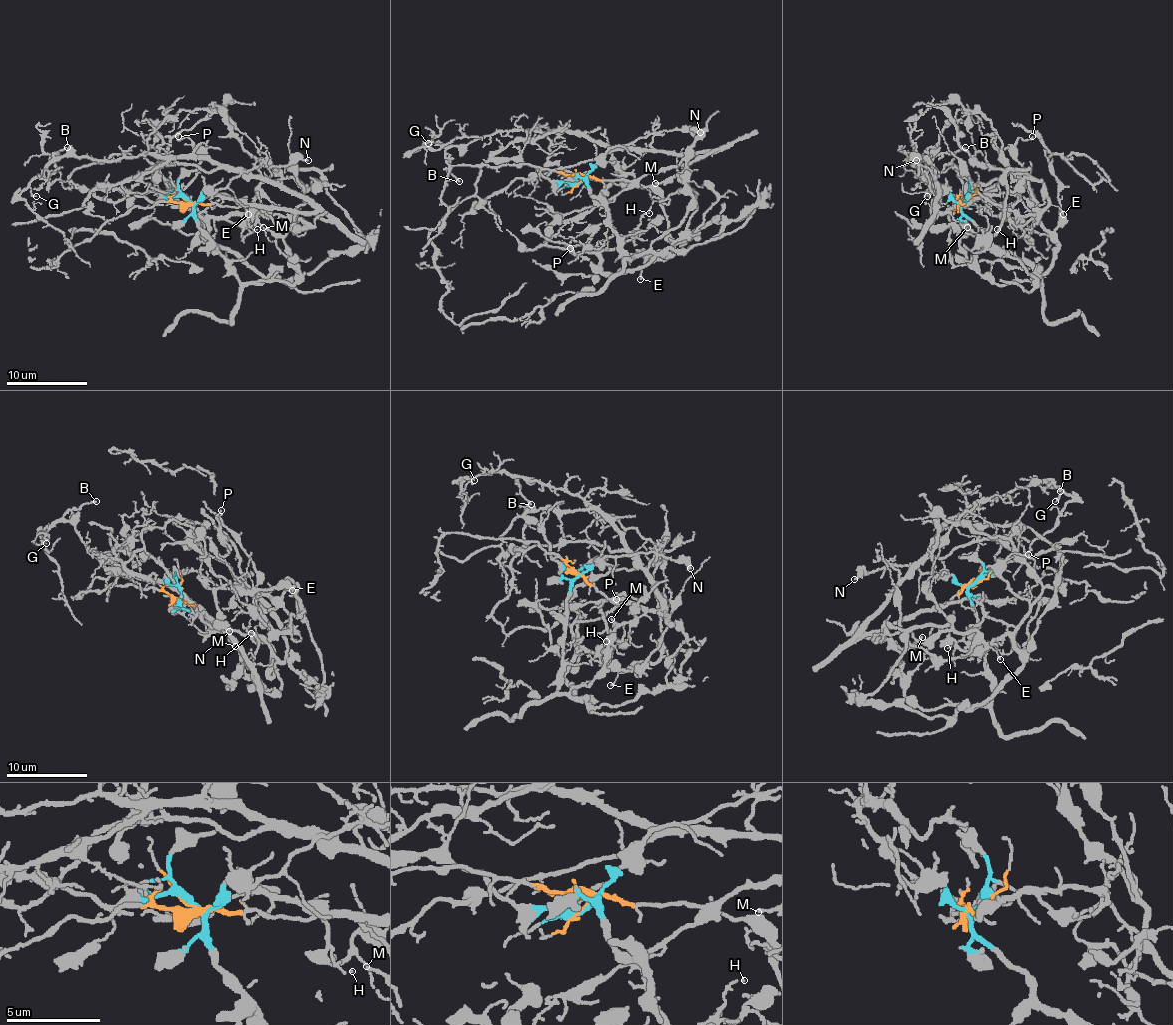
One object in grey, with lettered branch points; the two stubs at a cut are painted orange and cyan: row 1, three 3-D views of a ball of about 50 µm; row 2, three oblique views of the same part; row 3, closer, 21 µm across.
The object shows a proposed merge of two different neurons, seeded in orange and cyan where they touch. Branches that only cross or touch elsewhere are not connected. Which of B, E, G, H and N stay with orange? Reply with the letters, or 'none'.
B, G, H

